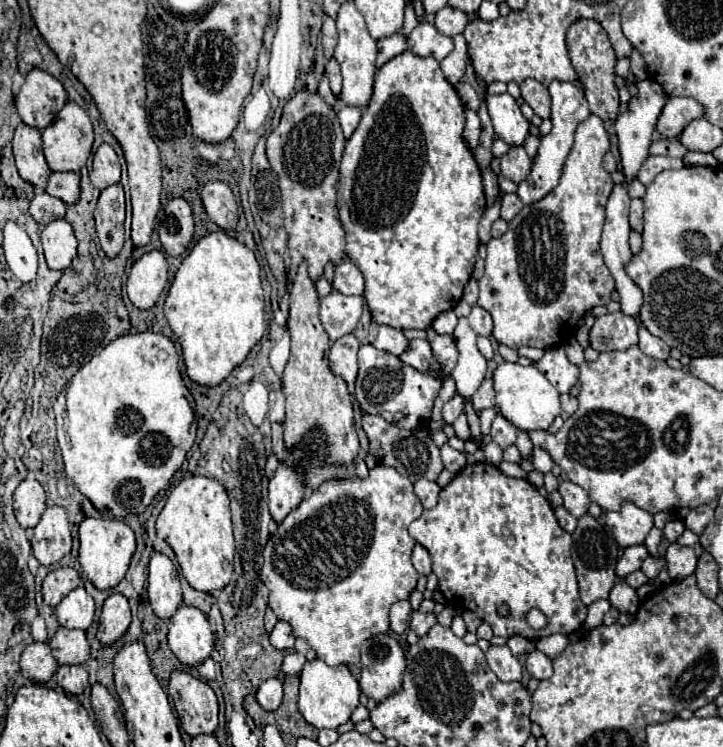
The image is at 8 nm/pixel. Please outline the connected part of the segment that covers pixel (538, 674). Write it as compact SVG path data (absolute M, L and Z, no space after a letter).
M534 650L528 654L526 670L538 680L546 680L550 678L550 672L552 672L552 660L546 654L542 654L540 650Z

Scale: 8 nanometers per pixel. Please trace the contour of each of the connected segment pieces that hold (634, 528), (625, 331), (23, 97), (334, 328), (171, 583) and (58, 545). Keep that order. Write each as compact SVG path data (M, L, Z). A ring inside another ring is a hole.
M624 502L618 512L606 512L606 526L612 530L616 542L628 548L642 544L654 522L652 514L632 502Z
M624 312L604 314L596 318L590 330L590 346L598 352L628 350L638 344L638 324Z
M34 68L26 76L14 104L26 126L42 130L54 122L54 116L62 110L66 102L68 94L62 84L48 72Z
M332 290L330 296L322 298L322 302L320 302L320 320L322 320L324 330L330 336L330 342L336 342L338 338L354 332L354 328L360 322L362 308L364 308L364 296L346 296L346 294L340 294L340 292Z
M158 552L150 558L148 598L154 614L162 620L168 620L182 604L182 588L176 566L168 556Z
M48 506L42 520L34 528L32 554L42 566L60 562L72 548L70 524L66 510L60 506Z

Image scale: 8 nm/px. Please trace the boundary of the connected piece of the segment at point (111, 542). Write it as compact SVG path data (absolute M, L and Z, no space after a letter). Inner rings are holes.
M86 518L80 524L80 566L86 578L98 590L110 590L120 584L124 574L128 572L130 558L136 550L134 532L122 520L102 520L102 518Z

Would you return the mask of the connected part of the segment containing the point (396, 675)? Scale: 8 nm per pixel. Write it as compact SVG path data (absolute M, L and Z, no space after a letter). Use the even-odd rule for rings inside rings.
M378 634L368 638L360 648L362 672L360 690L376 704L402 690L402 676L406 658L400 642L394 634Z

